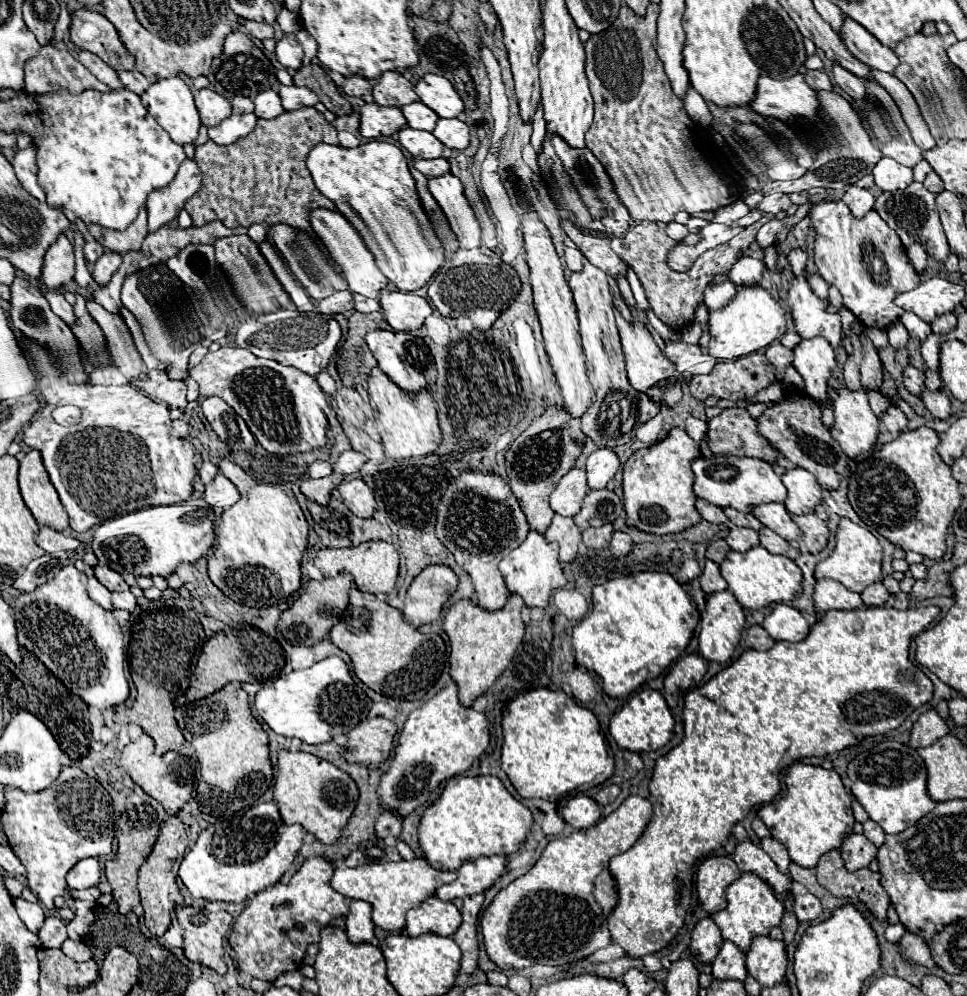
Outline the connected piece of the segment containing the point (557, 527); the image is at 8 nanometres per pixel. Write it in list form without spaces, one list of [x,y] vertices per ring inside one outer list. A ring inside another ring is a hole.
[[[555,514],[545,536],[549,542],[559,544],[559,560],[561,562],[569,562],[575,558],[577,546],[581,542],[581,528],[573,522],[573,518]]]

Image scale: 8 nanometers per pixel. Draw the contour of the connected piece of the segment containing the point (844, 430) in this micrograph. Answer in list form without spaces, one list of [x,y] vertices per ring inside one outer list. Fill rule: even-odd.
[[[839,388],[837,398],[833,400],[833,410],[835,422],[831,426],[831,434],[847,456],[857,456],[875,446],[879,420],[873,414],[863,388]]]

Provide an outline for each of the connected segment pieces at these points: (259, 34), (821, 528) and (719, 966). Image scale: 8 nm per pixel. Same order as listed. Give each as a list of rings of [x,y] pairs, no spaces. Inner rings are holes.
[[[243,20],[243,26],[247,28],[247,32],[259,40],[263,38],[273,38],[273,26],[265,24],[265,22],[255,22],[255,20]]]
[[[803,514],[803,516],[793,516],[793,520],[797,522],[797,526],[803,532],[803,542],[807,546],[809,552],[817,554],[827,546],[829,540],[829,528],[825,524],[825,520],[817,518],[815,514]]]
[[[725,940],[715,962],[713,962],[713,976],[719,980],[745,980],[747,978],[747,966],[745,966],[747,954],[737,948],[731,940]]]

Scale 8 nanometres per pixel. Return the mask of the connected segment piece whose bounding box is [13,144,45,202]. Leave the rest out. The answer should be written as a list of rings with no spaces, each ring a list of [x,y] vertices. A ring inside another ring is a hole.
[[[31,144],[29,148],[17,148],[15,150],[15,156],[13,156],[13,168],[15,168],[15,174],[19,178],[19,182],[23,184],[23,188],[35,196],[37,200],[45,200],[45,192],[43,188],[39,186],[37,182],[37,146]]]

